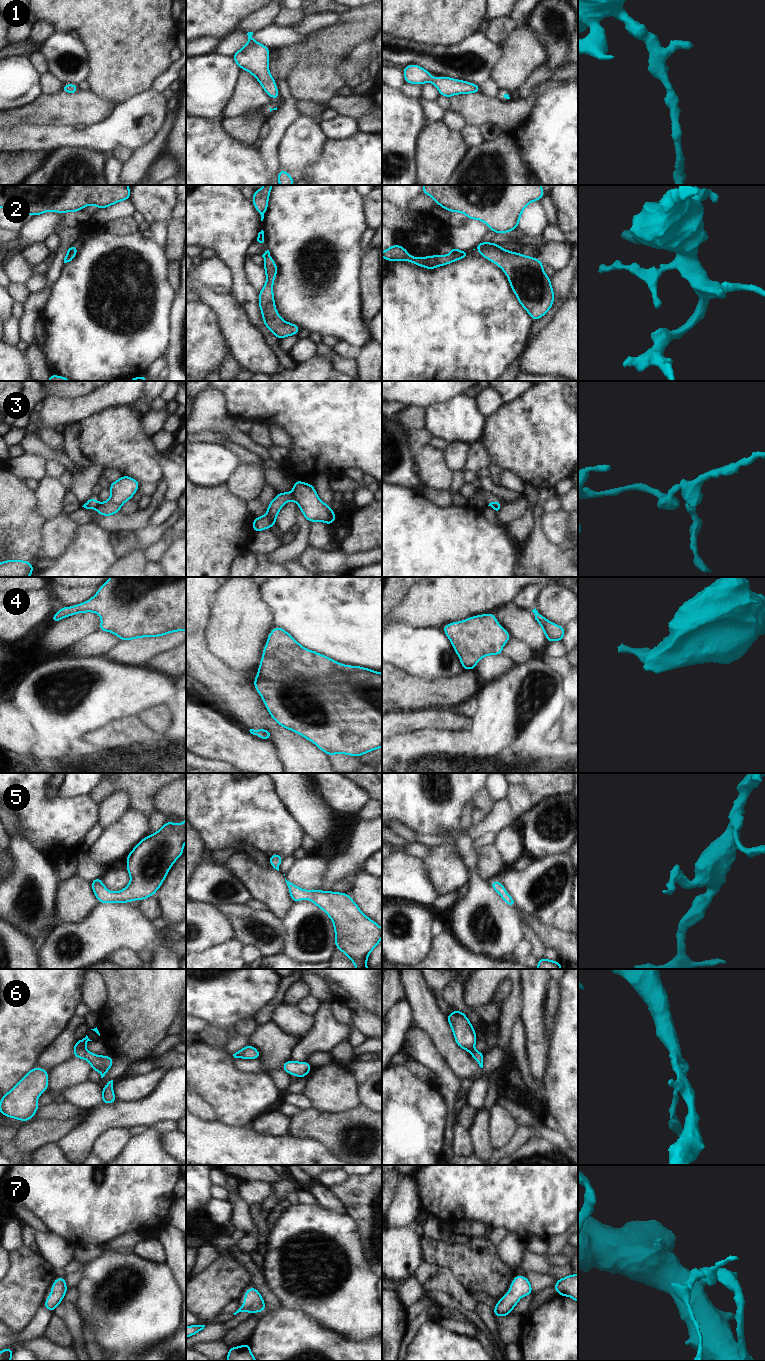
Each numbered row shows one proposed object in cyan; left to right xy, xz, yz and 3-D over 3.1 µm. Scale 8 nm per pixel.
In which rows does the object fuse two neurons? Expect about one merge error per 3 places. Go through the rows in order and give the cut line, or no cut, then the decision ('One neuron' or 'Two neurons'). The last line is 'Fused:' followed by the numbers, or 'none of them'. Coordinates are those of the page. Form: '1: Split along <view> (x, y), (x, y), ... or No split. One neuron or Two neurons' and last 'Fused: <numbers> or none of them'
1: No split. One neuron
2: No split. One neuron
3: Split along xz (290, 493), (293, 499). Two neurons
4: No split. One neuron
5: No split. One neuron
6: No split. One neuron
7: No split. One neuron
Fused: 3.

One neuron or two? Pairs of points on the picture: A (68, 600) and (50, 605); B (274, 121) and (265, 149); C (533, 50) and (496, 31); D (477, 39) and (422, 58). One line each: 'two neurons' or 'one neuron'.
A: two neurons
B: one neuron
C: two neurons
D: one neuron

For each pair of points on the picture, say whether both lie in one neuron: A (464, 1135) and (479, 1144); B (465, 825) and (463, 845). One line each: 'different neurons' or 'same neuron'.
A: different neurons
B: same neuron

